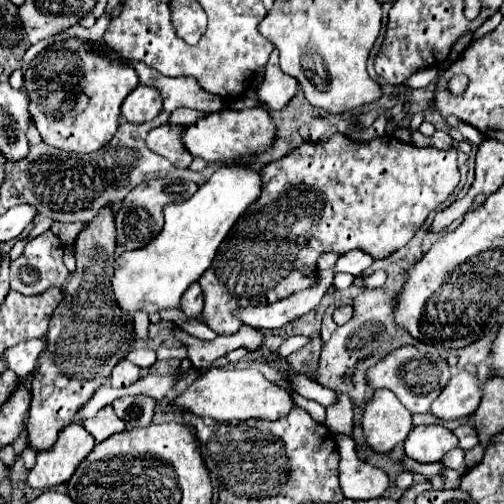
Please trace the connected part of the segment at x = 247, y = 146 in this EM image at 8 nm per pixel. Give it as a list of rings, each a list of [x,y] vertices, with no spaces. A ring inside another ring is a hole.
[[[252,107],[242,111],[218,111],[210,113],[208,117],[188,125],[182,131],[182,141],[194,157],[200,157],[208,163],[230,163],[240,161],[242,157],[256,155],[258,151],[266,151],[276,137],[276,125],[266,109]]]

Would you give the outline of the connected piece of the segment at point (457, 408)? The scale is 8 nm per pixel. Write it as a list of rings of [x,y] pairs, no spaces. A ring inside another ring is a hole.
[[[468,371],[454,373],[448,385],[442,389],[440,397],[432,403],[430,413],[440,421],[454,421],[468,417],[476,411],[480,403],[480,385],[476,375]]]

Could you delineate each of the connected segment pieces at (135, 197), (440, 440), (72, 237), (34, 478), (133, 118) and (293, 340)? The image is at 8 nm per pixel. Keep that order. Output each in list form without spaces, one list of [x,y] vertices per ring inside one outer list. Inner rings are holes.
[[[150,179],[150,181],[142,181],[136,189],[132,189],[116,213],[116,231],[118,231],[116,255],[124,253],[128,249],[144,247],[144,243],[150,243],[162,231],[164,205],[186,201],[196,193],[196,189],[198,189],[196,183],[180,181],[180,179]]]
[[[442,425],[414,427],[404,441],[406,455],[418,463],[440,461],[454,447],[458,447],[456,435]]]
[[[56,221],[52,225],[52,233],[56,237],[60,237],[60,241],[64,245],[74,245],[74,241],[76,241],[76,237],[78,237],[80,231],[82,231],[82,223],[58,223]]]
[[[74,421],[66,425],[54,447],[36,455],[36,467],[28,475],[28,485],[34,489],[50,489],[68,483],[78,465],[92,453],[94,443],[82,423]]]
[[[138,85],[122,103],[122,115],[130,123],[152,121],[162,109],[160,93],[154,87]]]
[[[295,335],[292,337],[288,337],[282,345],[280,345],[280,351],[278,351],[278,355],[280,357],[288,357],[294,349],[300,349],[300,347],[304,347],[310,341],[310,337]]]

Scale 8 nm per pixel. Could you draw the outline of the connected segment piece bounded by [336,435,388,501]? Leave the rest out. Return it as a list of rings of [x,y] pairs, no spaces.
[[[336,435],[336,437],[340,451],[338,477],[344,497],[358,501],[382,497],[388,487],[388,475],[382,469],[358,459],[354,439],[344,439],[344,435]]]

